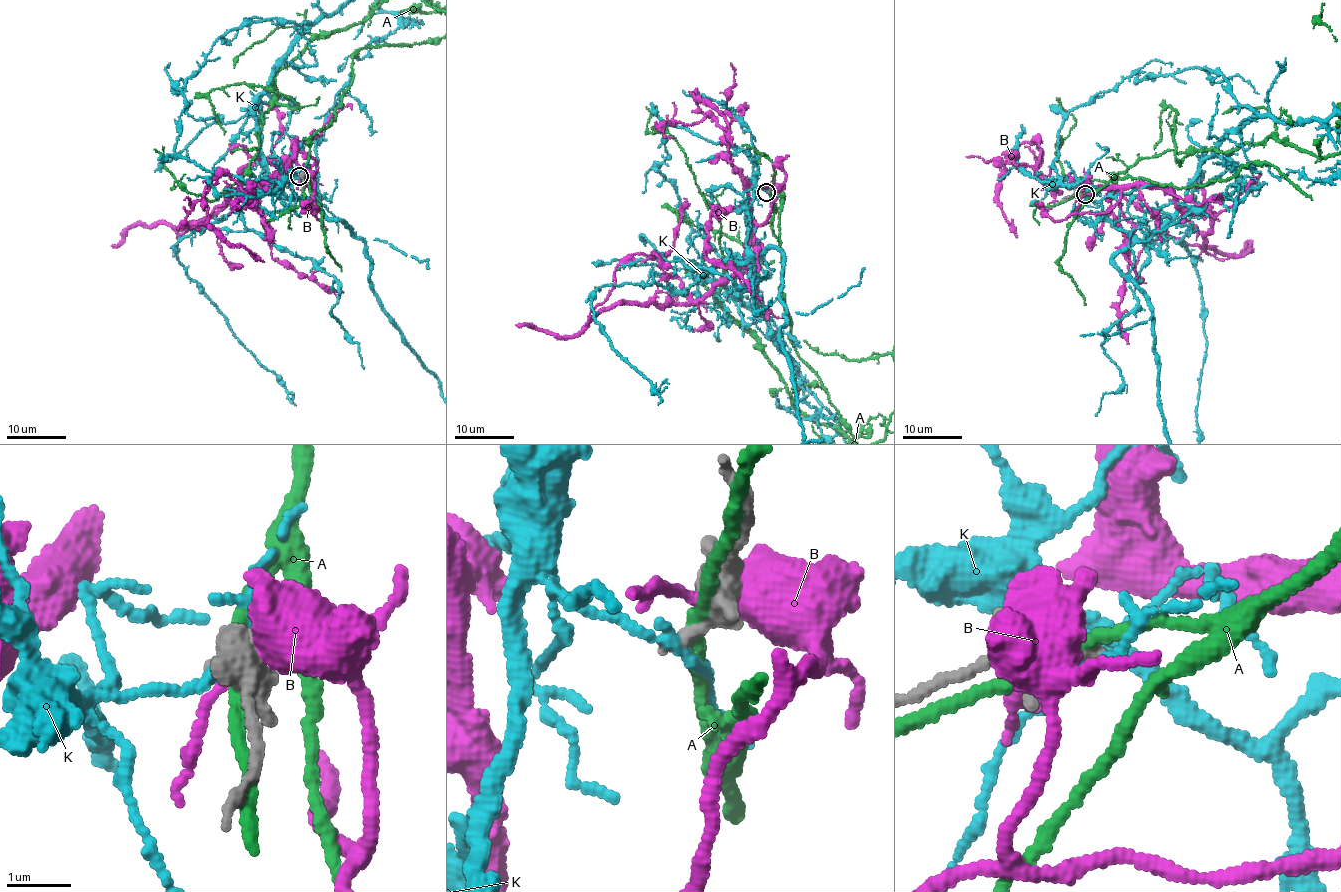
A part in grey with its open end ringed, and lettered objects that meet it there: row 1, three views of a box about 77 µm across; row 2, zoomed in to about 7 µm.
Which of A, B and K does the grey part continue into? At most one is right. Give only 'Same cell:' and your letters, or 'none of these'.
Same cell: none of these

